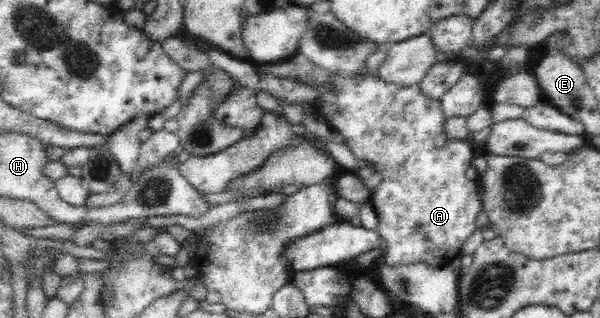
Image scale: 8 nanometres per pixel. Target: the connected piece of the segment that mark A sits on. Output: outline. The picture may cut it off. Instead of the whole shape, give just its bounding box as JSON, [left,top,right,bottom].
[202,44,483,266]

